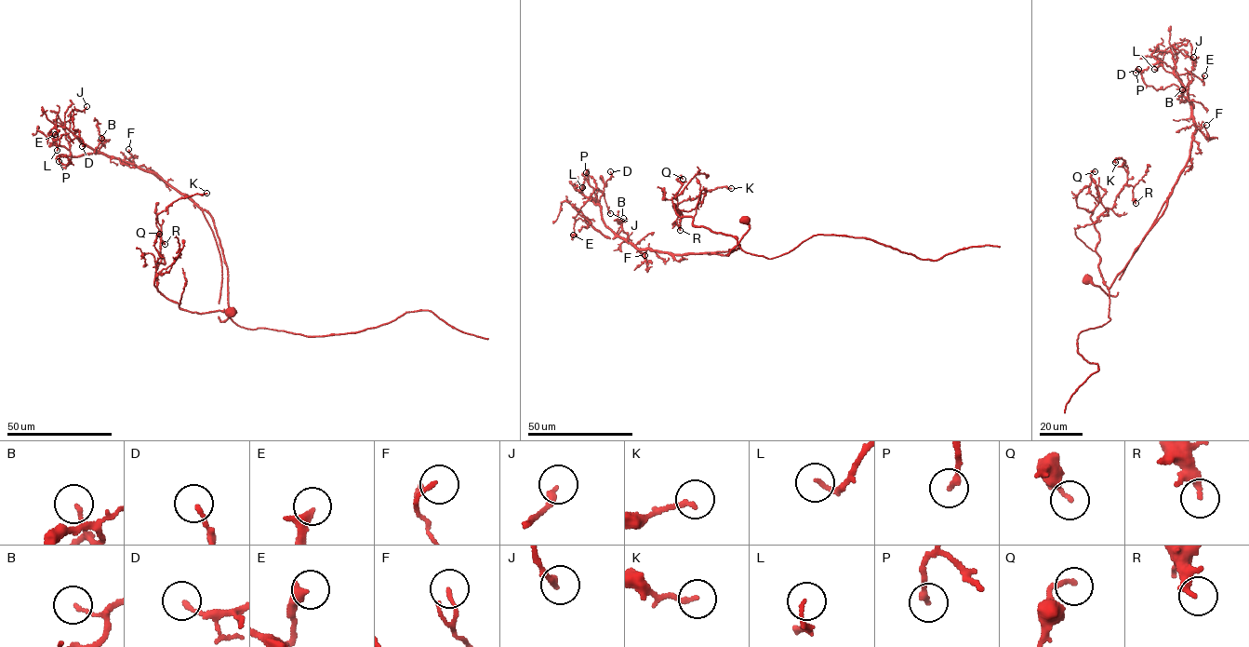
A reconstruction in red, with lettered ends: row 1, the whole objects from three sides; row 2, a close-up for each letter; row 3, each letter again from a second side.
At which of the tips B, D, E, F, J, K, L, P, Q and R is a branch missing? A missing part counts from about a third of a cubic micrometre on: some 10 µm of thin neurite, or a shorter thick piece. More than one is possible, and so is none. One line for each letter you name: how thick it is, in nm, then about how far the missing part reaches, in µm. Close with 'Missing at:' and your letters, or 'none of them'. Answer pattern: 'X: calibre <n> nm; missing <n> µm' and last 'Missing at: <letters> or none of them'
Missing at: none of them

